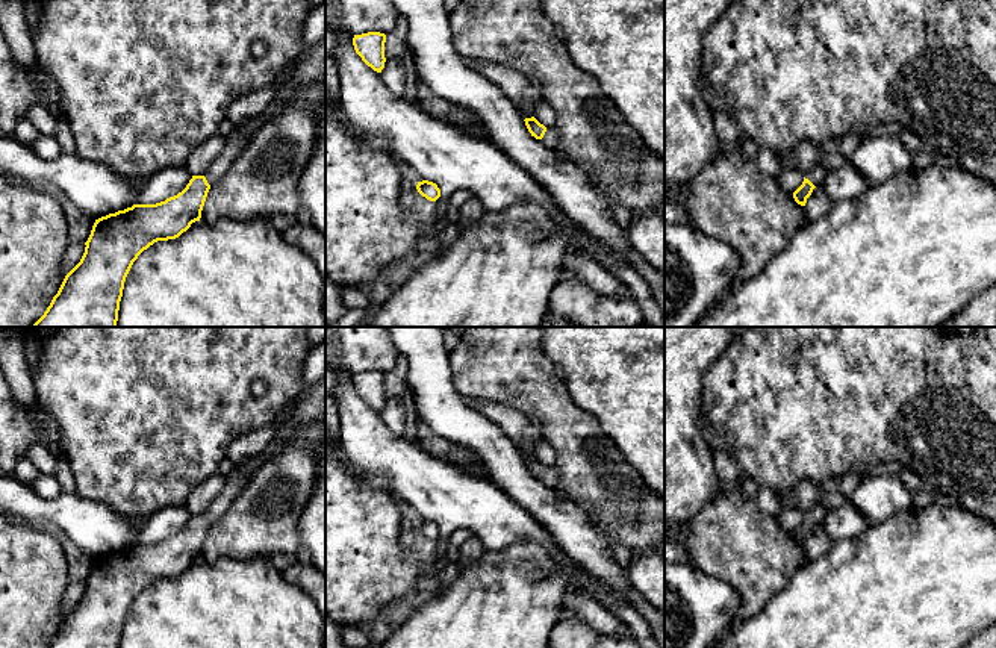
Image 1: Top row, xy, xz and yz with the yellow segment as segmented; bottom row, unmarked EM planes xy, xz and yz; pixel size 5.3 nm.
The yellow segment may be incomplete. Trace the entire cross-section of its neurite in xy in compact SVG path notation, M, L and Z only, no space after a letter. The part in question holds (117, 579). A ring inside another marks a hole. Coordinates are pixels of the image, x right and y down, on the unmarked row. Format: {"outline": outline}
{"outline": "M235 466L203 515L156 544L133 544L95 559L80 601L65 615L47 648L120 648L126 616L138 595L157 580L179 577L200 560L212 524L248 484L254 468Z"}

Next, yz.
{"outline": "M814 504L804 513L802 524L793 531L793 537L798 544L805 545L807 537L811 534L813 528L816 525L822 525L825 512L826 509L823 504Z"}

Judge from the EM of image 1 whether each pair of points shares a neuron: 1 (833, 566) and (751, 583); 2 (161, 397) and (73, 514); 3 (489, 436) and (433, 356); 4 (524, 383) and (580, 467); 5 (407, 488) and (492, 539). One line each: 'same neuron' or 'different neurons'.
1: different neurons
2: different neurons
3: same neuron
4: same neuron
5: same neuron

